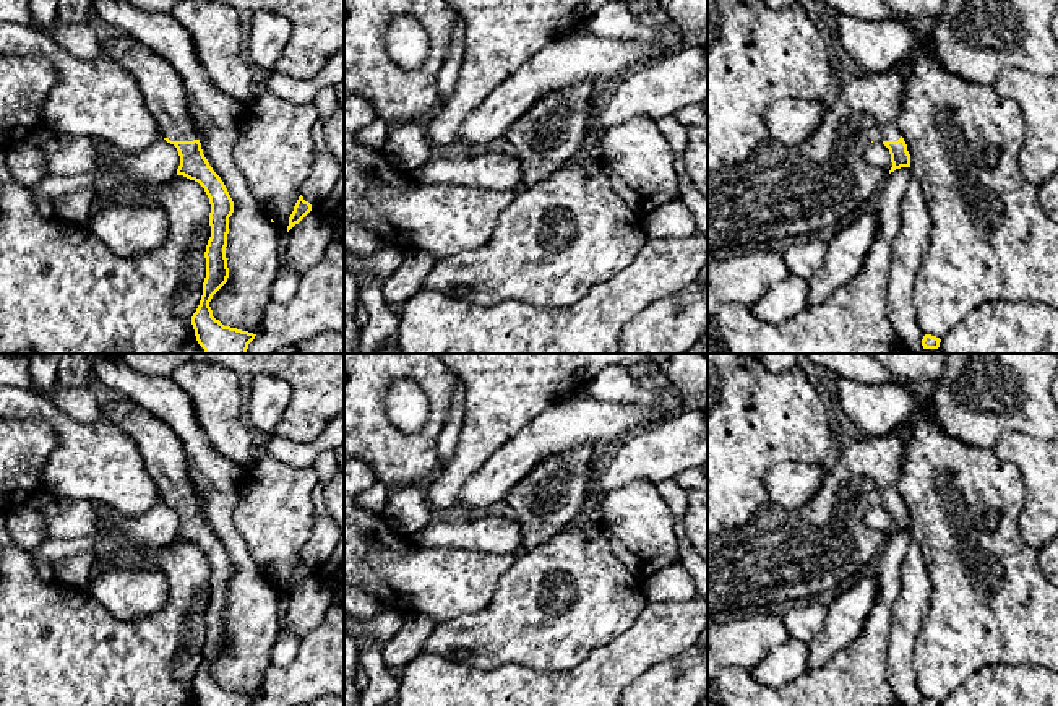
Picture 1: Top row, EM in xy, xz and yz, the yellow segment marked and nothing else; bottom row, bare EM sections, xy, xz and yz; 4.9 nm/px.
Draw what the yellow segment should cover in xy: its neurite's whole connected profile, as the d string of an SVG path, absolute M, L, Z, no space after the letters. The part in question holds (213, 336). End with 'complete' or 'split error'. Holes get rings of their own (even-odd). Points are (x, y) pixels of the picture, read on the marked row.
M117 32L101 45L107 57L135 76L161 136L177 148L180 156L177 175L198 182L209 198L211 237L204 252L206 278L200 305L191 316L196 341L206 354L247 354L256 334L224 326L213 316L209 307L213 295L229 278L226 247L234 201L203 154L183 80L166 58L131 36Z; split error

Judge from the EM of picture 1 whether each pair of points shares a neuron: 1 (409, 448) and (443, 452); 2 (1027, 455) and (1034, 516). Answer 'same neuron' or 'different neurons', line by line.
1: different neurons
2: same neuron

